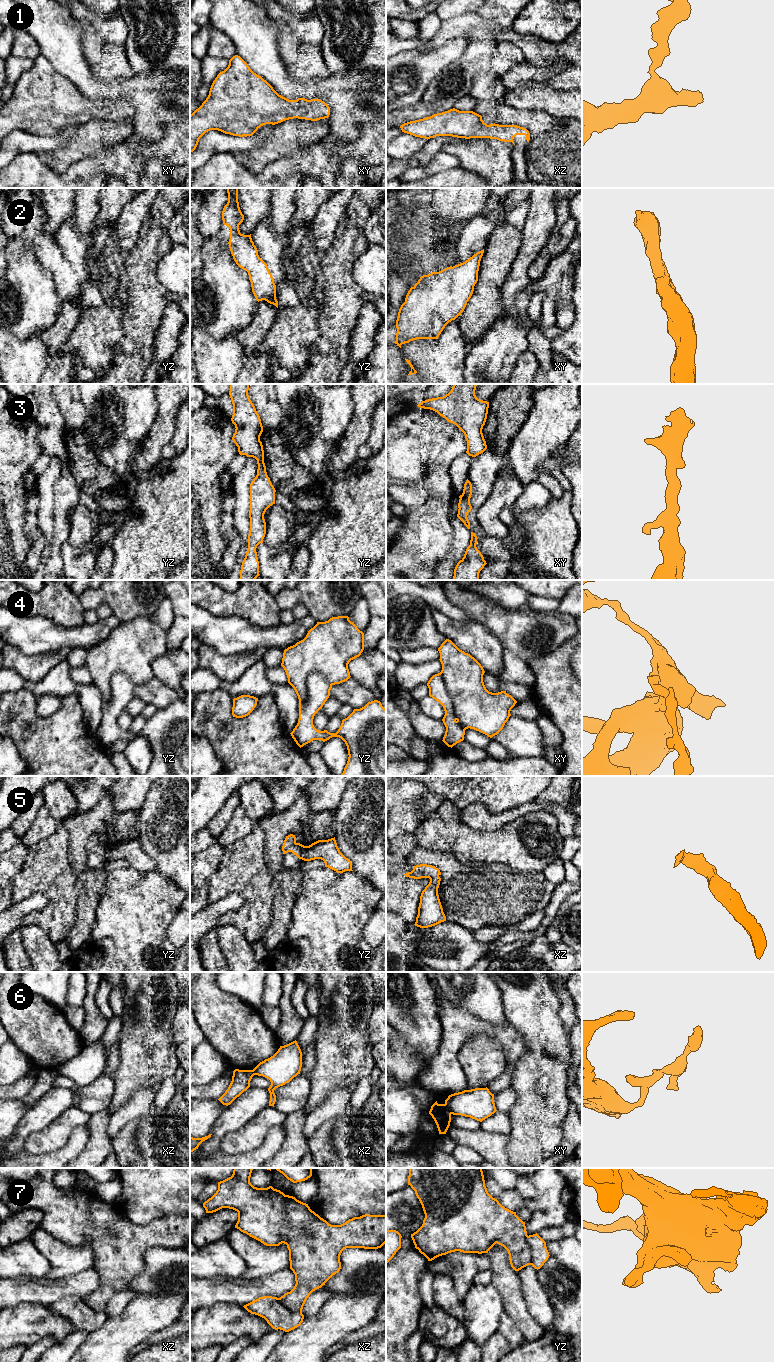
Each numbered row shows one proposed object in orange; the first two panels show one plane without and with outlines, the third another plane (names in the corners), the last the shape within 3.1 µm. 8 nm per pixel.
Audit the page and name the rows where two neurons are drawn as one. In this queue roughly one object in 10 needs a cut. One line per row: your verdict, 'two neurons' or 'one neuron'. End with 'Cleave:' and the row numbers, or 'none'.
1: one neuron
2: one neuron
3: one neuron
4: one neuron
5: one neuron
6: two neurons
7: one neuron
Cleave: 6

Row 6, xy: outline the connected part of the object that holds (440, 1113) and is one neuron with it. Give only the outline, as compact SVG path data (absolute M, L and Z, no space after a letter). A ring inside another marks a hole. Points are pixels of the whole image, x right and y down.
M436 1101L431 1106L429 1114L434 1119L439 1134L446 1134L451 1122L451 1113L445 1104L438 1104Z

